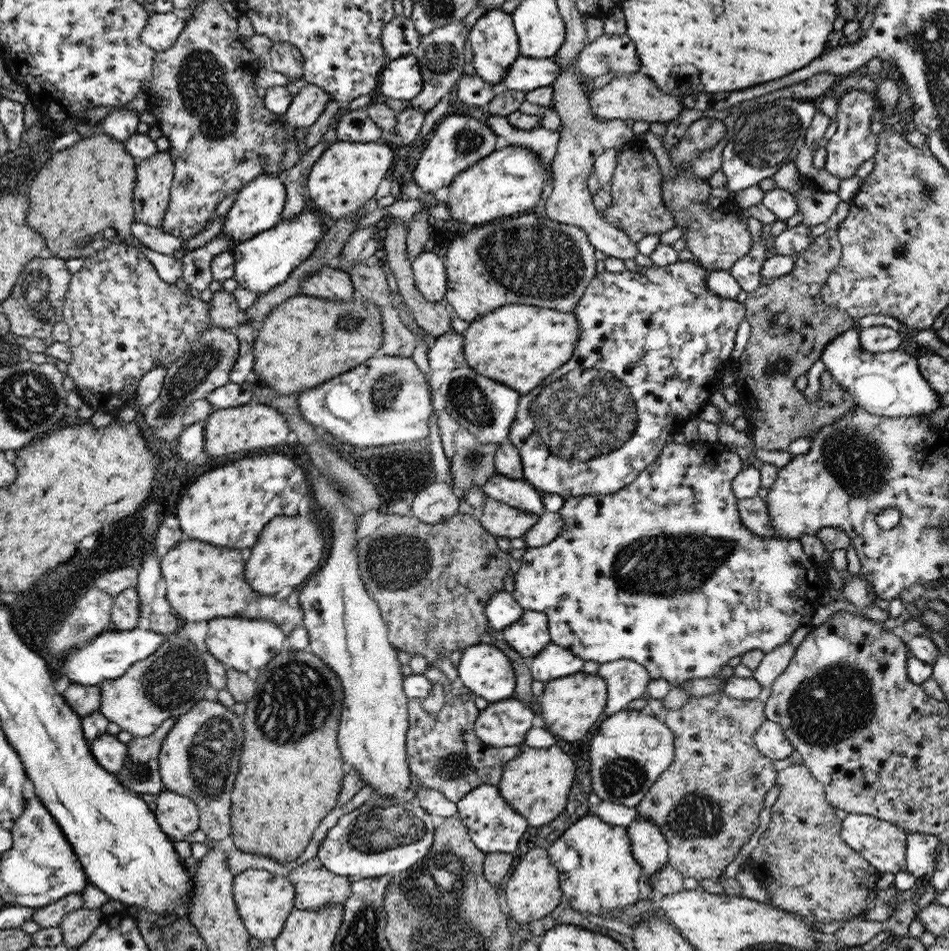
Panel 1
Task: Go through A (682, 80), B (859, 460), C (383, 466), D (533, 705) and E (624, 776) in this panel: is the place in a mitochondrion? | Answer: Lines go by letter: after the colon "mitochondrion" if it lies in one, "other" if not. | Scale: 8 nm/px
A: other
B: mitochondrion
C: other
D: other
E: mitochondrion

